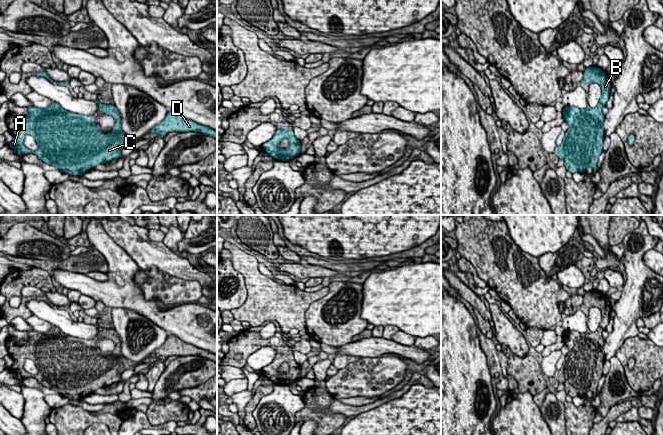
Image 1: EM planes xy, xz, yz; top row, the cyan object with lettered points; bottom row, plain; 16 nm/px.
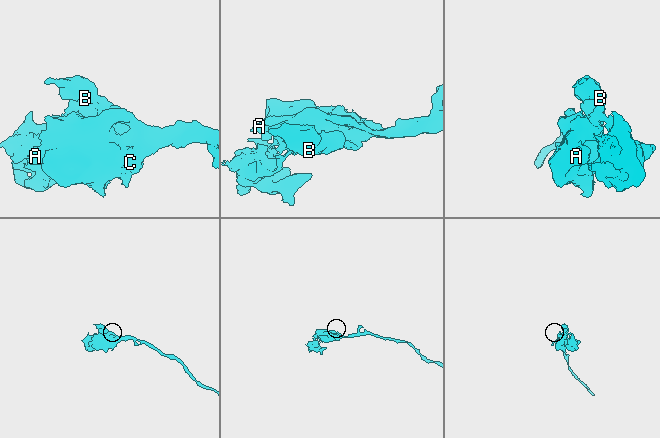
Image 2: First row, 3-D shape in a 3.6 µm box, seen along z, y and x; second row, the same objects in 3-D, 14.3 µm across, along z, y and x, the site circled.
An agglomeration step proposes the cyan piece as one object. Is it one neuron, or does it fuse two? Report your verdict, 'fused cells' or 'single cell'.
single cell

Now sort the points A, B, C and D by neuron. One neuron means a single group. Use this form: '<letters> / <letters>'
A B C D

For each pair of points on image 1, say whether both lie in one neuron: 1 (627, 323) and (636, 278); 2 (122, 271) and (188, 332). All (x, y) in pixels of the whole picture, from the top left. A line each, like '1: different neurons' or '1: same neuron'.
1: same neuron
2: same neuron

